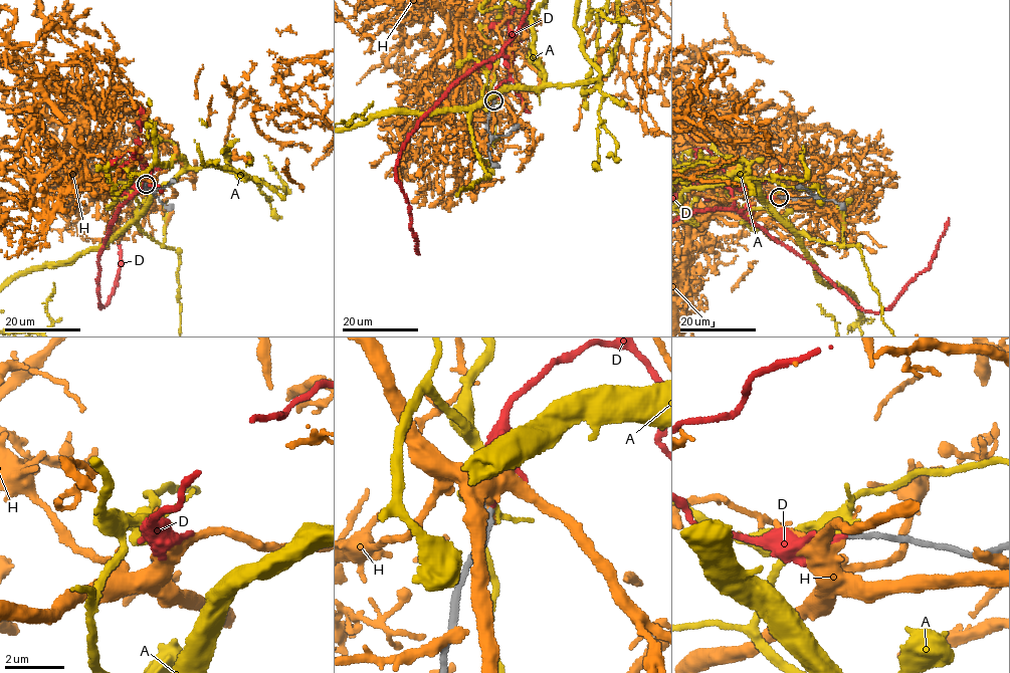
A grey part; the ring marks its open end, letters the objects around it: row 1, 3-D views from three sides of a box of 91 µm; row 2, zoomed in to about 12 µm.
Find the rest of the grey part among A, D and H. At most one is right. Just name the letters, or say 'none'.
D

